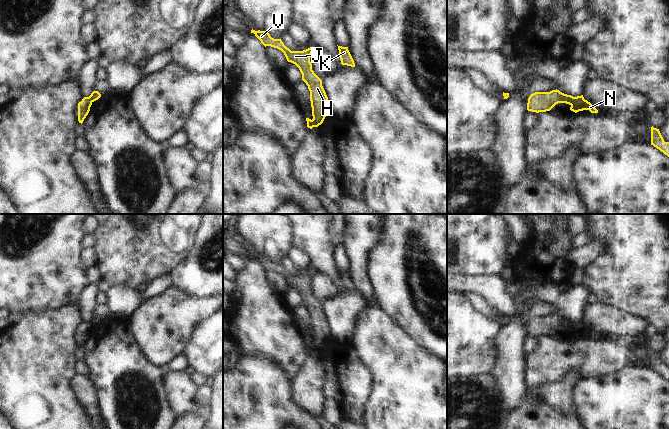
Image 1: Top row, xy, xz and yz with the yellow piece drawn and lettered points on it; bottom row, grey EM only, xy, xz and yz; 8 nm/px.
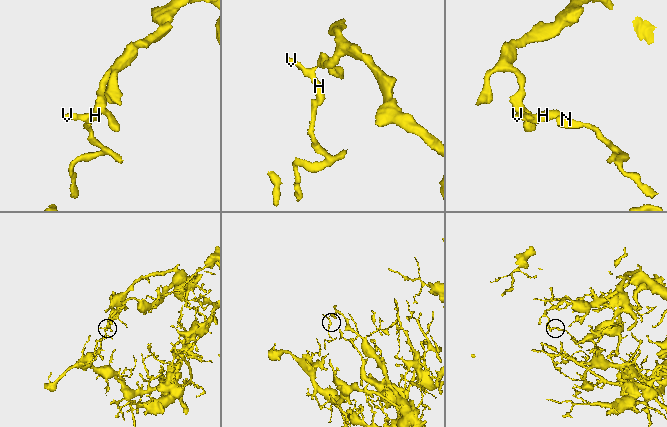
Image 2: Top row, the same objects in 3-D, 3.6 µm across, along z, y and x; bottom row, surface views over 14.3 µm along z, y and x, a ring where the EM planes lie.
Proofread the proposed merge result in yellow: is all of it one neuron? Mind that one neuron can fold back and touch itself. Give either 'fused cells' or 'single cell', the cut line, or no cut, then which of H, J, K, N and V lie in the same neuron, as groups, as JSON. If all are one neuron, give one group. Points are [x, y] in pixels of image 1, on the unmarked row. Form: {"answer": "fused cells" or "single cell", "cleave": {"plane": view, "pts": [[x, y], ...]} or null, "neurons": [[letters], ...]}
{"answer": "fused cells", "cleave": {"plane": "yz", "pts": [[582, 320], [571, 329]]}, "neurons": [["H", "J", "K", "V"], ["N"]]}

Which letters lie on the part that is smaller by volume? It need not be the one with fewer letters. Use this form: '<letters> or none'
N.

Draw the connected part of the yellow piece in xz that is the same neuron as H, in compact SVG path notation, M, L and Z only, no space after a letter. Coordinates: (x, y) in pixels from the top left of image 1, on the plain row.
M252 253L251 257L254 257L265 271L271 270L281 274L287 285L295 288L299 292L302 298L302 304L306 307L310 315L313 347L315 351L321 349L326 339L331 335L328 321L322 310L322 304L312 294L310 279L314 271L303 275L291 275L284 269L281 263L272 262L266 255L255 255Z

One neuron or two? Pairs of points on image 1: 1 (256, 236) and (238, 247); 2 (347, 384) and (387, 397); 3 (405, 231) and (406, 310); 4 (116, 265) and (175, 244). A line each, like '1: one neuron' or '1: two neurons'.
1: two neurons
2: two neurons
3: one neuron
4: one neuron

